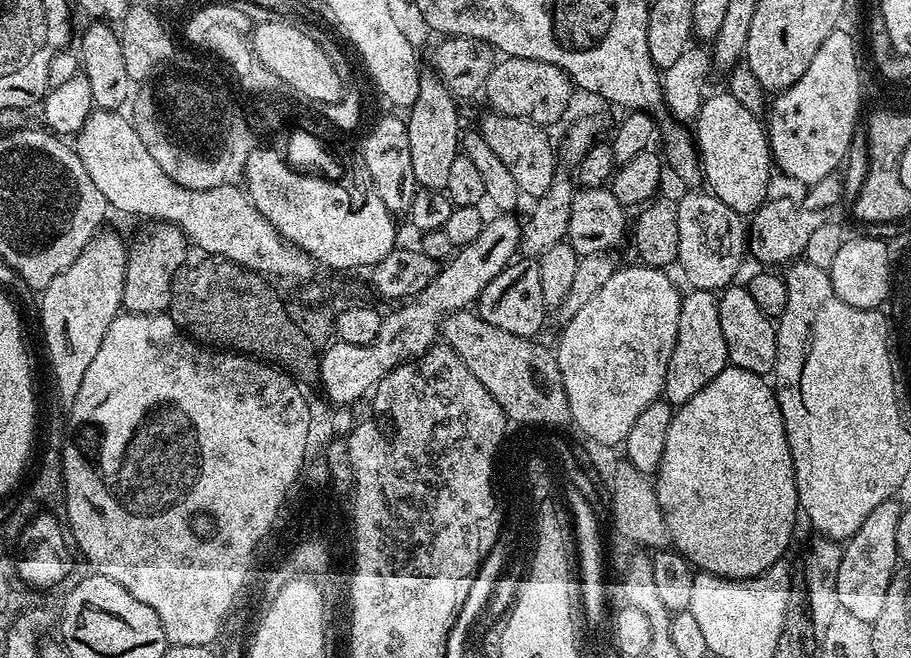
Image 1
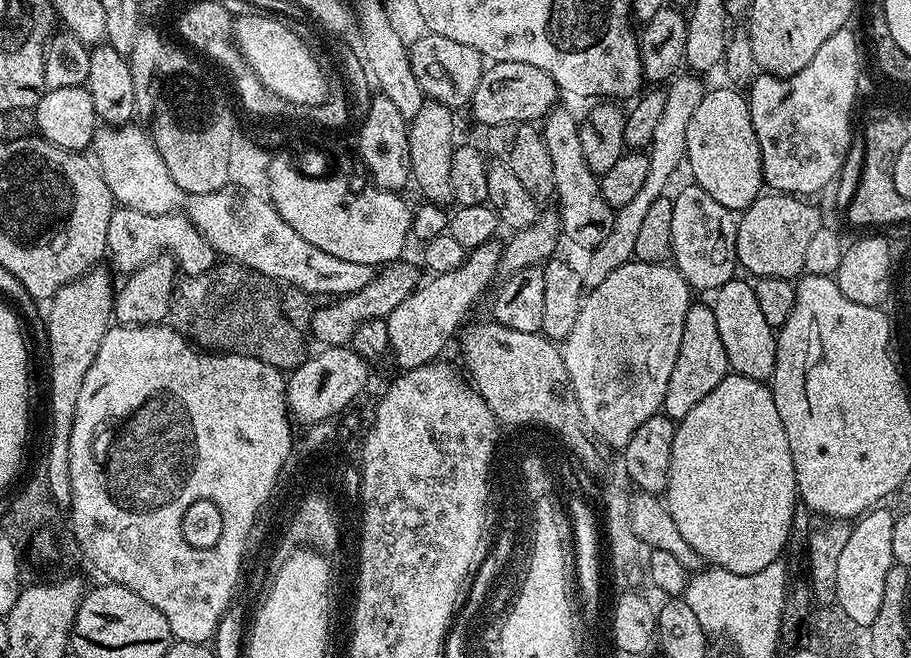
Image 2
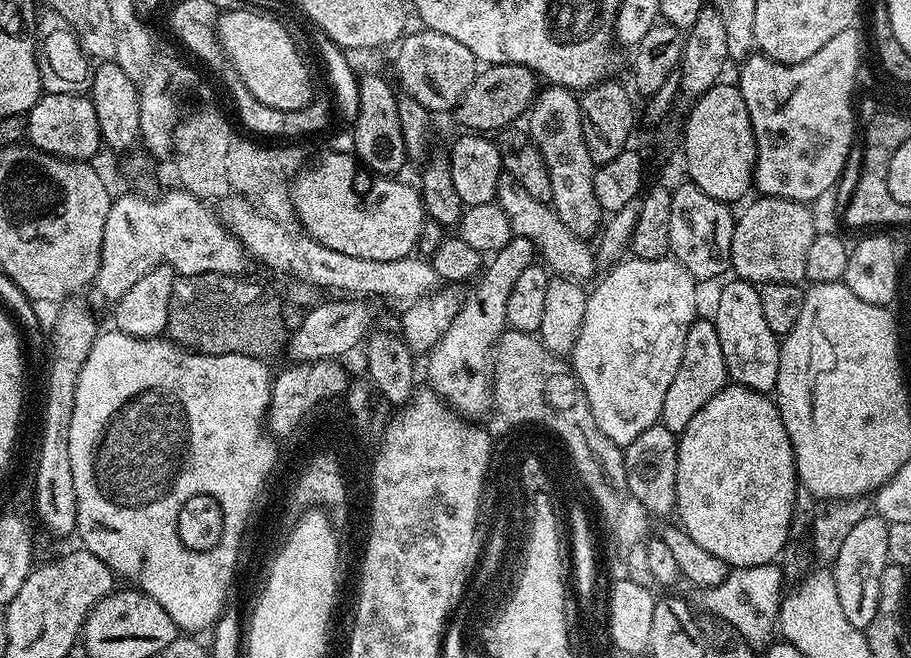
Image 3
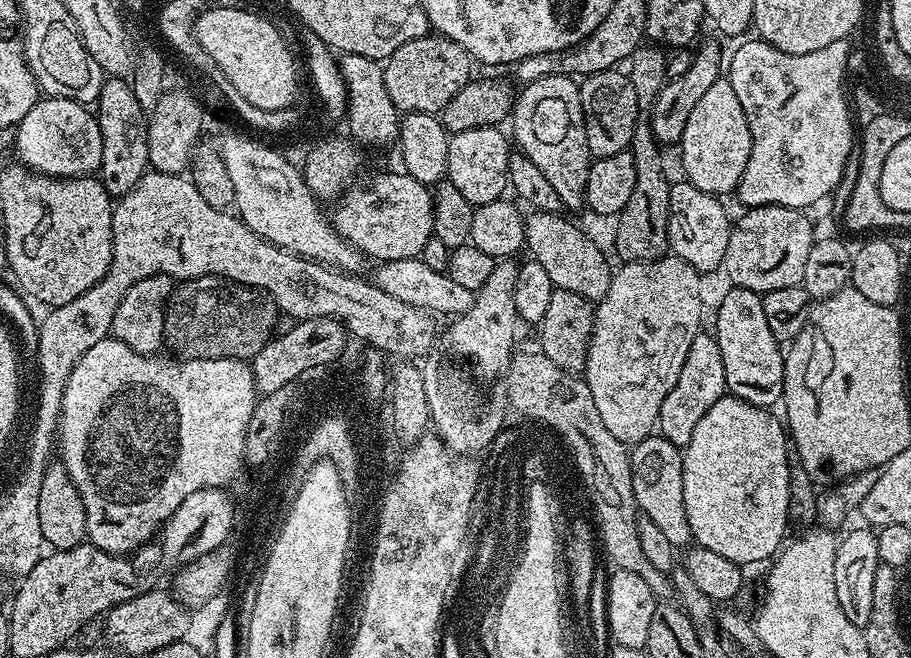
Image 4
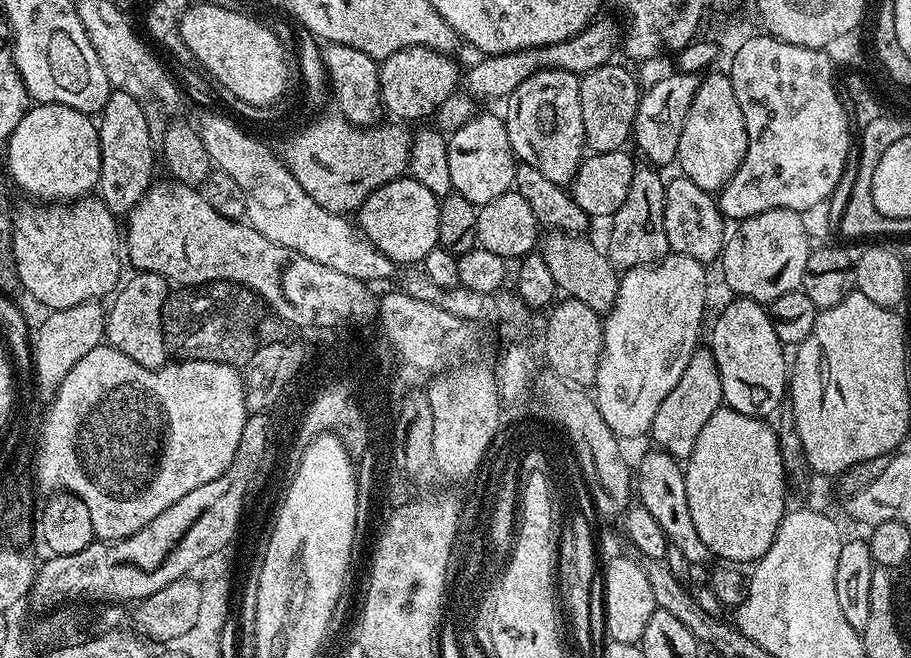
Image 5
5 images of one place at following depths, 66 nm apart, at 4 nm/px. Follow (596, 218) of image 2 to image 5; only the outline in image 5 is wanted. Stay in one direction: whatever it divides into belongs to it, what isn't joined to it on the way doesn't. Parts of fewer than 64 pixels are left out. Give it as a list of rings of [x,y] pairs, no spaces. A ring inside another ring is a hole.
[[[542,70],[530,74],[506,100],[508,116],[503,117],[503,122],[517,161],[534,166],[550,182],[561,186],[571,185],[585,147],[580,79],[566,70]]]

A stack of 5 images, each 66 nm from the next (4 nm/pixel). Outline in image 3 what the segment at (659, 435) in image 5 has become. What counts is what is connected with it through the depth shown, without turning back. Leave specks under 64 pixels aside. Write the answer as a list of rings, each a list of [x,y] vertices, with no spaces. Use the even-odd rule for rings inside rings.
[[[697,318],[686,330],[686,347],[682,350],[682,366],[678,366],[678,374],[674,374],[674,382],[670,382],[670,390],[666,390],[666,399],[662,401],[660,423],[674,433],[681,433],[690,426],[690,418],[714,398],[729,383],[726,370],[726,358],[722,358],[722,345],[718,342],[718,330],[711,319]]]

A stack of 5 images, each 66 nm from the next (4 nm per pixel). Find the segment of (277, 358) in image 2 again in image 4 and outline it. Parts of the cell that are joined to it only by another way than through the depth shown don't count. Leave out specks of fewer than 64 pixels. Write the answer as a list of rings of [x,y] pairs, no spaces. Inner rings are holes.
[[[200,276],[197,280],[185,280],[173,287],[172,296],[164,308],[164,343],[167,351],[172,351],[169,353],[181,360],[230,358],[251,362],[274,337],[276,316],[278,309],[274,298],[259,288],[247,288],[245,284],[235,284],[223,276]]]

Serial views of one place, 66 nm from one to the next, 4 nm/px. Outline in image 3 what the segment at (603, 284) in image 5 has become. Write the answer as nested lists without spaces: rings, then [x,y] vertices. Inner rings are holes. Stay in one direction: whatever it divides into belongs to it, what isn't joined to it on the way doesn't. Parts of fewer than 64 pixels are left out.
[[[507,174],[500,177],[495,203],[505,211],[513,235],[531,240],[541,261],[555,275],[577,282],[588,282],[588,279],[591,281],[595,277],[594,272],[596,268],[598,269],[598,260],[593,247],[585,239],[576,237],[558,218],[551,205],[538,202],[522,188],[520,183]]]

